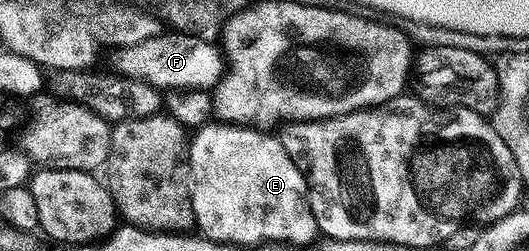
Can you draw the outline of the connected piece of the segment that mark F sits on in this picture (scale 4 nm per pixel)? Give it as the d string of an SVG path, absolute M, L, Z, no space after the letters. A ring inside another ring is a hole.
M165 30L131 48L116 53L116 71L126 76L135 76L156 85L162 90L178 88L212 89L223 75L223 56L216 43L192 36L190 32ZM222 60L222 64L221 64Z

